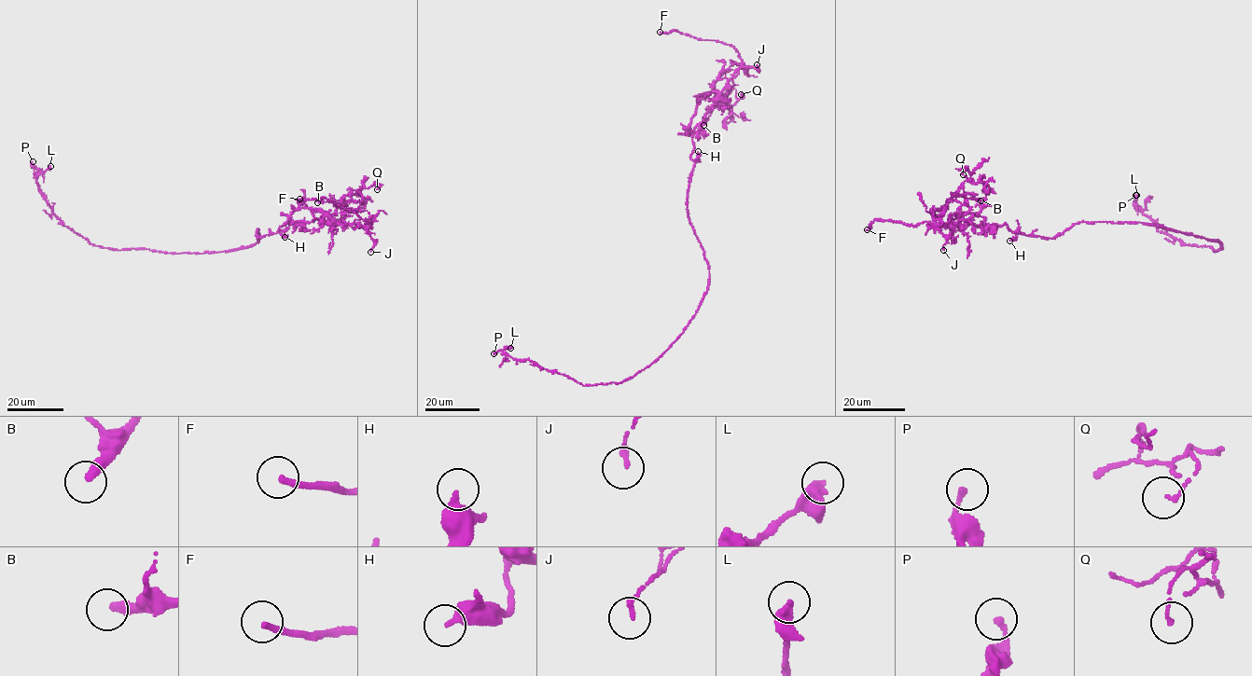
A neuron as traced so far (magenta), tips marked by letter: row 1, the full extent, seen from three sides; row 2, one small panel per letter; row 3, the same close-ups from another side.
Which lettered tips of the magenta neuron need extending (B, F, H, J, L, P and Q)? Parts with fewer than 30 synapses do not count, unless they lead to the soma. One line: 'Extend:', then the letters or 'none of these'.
Extend: B, F

